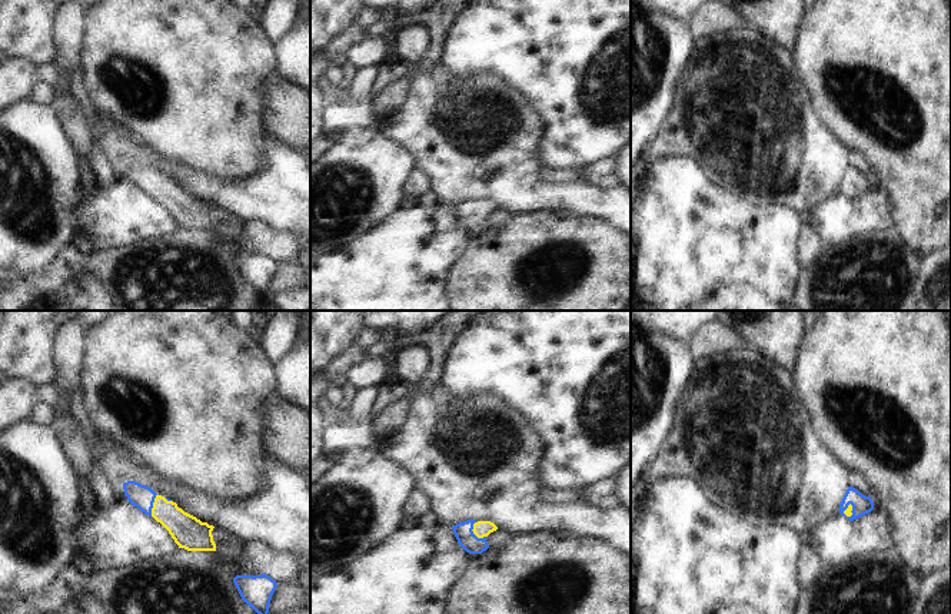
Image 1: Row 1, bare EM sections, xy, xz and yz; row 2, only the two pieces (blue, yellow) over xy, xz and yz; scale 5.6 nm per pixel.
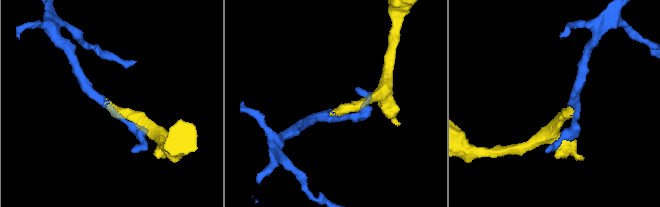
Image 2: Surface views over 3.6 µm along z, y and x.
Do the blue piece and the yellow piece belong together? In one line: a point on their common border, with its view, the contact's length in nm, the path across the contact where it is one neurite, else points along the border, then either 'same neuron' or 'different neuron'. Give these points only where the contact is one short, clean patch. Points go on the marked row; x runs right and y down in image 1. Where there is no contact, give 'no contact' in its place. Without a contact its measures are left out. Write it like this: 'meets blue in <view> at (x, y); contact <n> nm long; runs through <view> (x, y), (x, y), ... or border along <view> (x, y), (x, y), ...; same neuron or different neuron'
meets blue in xz at (472, 533); contact 110 nm long; same neuron

